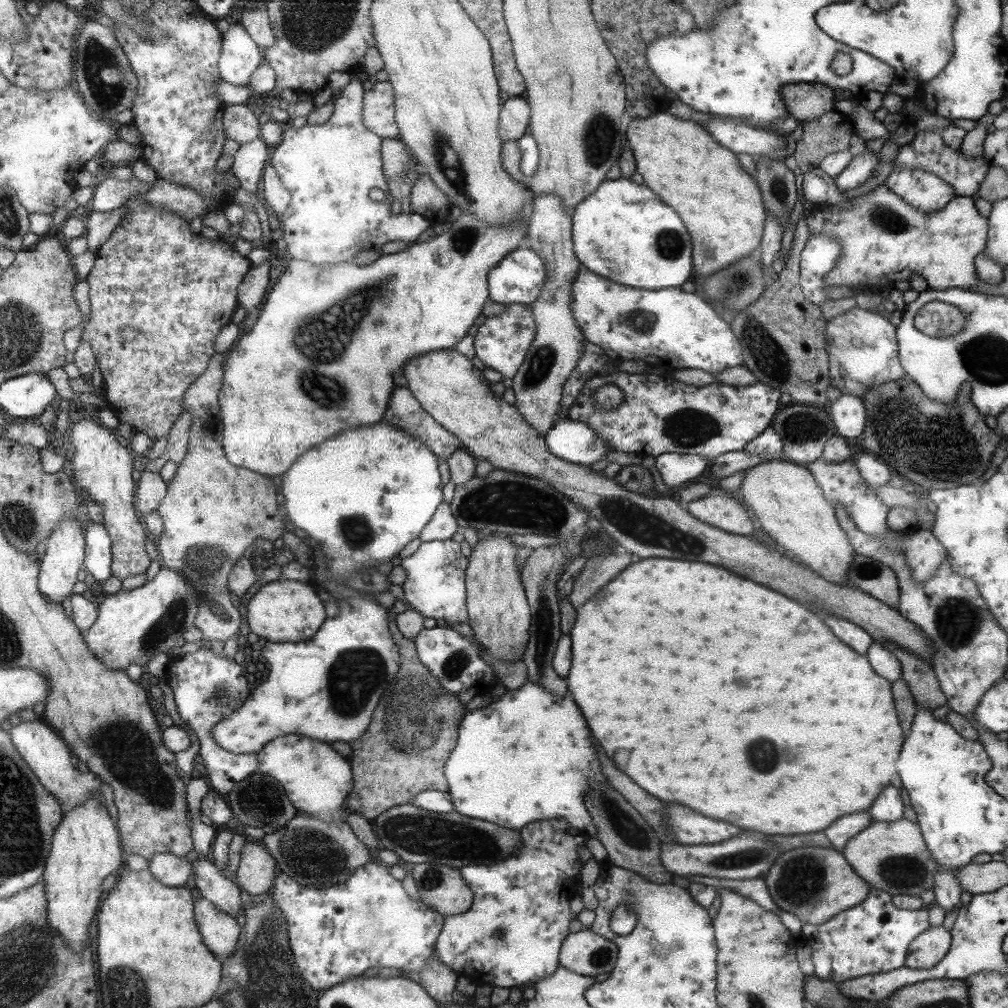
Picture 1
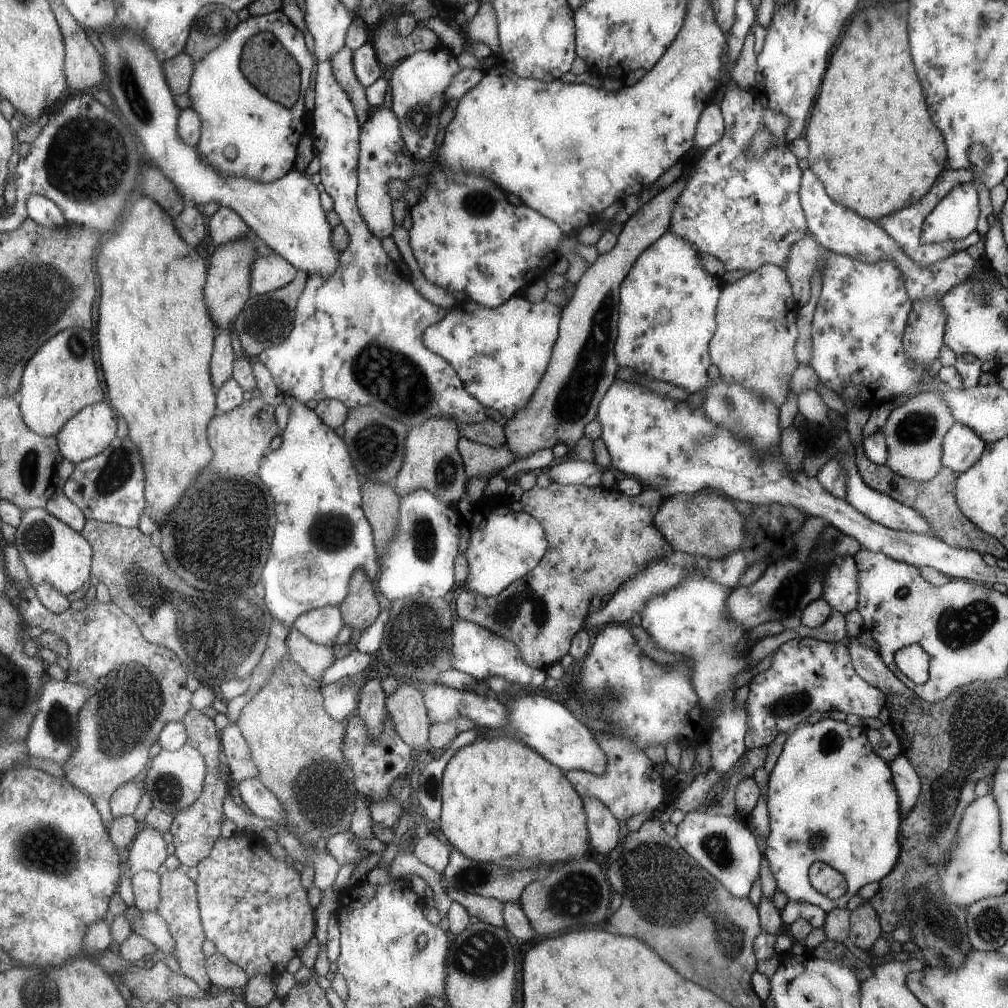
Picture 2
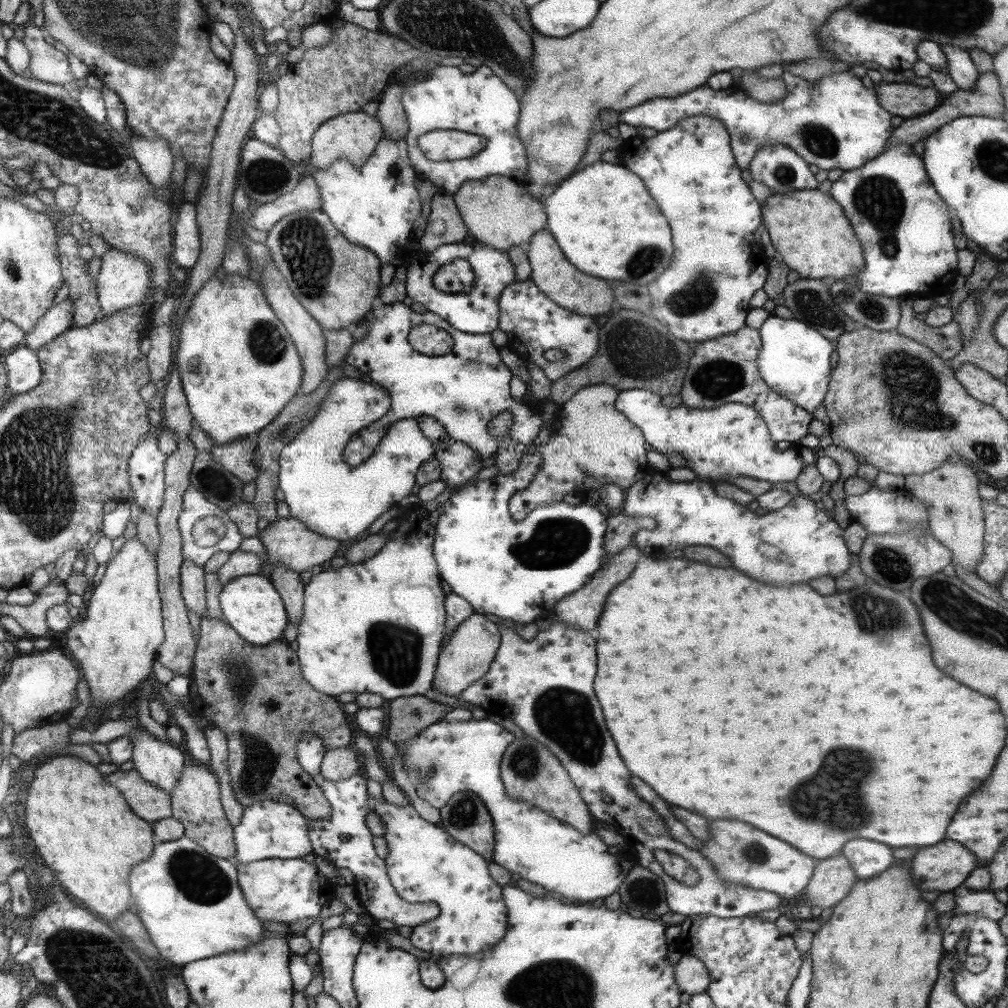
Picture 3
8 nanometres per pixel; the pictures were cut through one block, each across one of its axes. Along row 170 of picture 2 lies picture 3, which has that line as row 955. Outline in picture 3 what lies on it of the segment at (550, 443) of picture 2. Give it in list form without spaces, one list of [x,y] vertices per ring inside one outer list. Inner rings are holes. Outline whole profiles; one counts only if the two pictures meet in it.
[[[683,954],[674,966],[674,981],[683,992],[694,995],[705,992],[710,975],[701,960]]]

